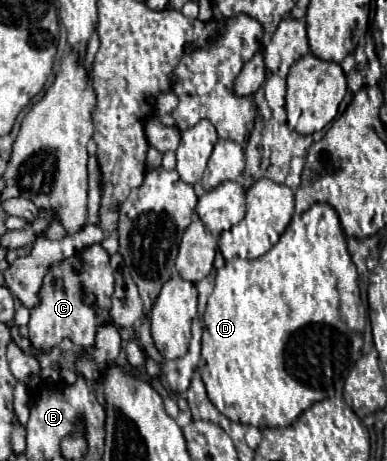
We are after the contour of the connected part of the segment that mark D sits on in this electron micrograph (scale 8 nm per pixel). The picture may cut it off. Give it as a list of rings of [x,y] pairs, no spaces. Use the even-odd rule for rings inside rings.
[[[316,203],[312,205],[306,213],[302,213],[300,217],[294,217],[290,221],[290,225],[286,227],[286,231],[282,233],[280,241],[262,257],[246,261],[246,259],[232,259],[228,261],[222,269],[218,269],[216,273],[216,283],[214,283],[214,291],[208,297],[208,307],[204,313],[204,337],[202,337],[202,363],[200,363],[200,373],[202,373],[202,381],[206,385],[208,397],[210,401],[216,405],[216,409],[220,413],[224,413],[230,421],[242,423],[242,425],[254,425],[258,429],[264,427],[288,427],[292,425],[292,421],[296,421],[296,417],[308,409],[310,405],[314,405],[316,401],[322,399],[332,399],[332,397],[340,397],[342,395],[342,387],[344,381],[348,377],[348,371],[352,369],[352,365],[360,359],[360,347],[362,347],[362,333],[366,327],[366,319],[362,312],[362,301],[360,297],[360,289],[358,289],[358,273],[356,273],[356,265],[352,263],[348,251],[346,251],[346,239],[338,221],[338,213],[326,205],[326,203]],[[344,371],[344,377],[340,379],[340,389],[334,391],[334,379],[338,379],[338,373]]]

